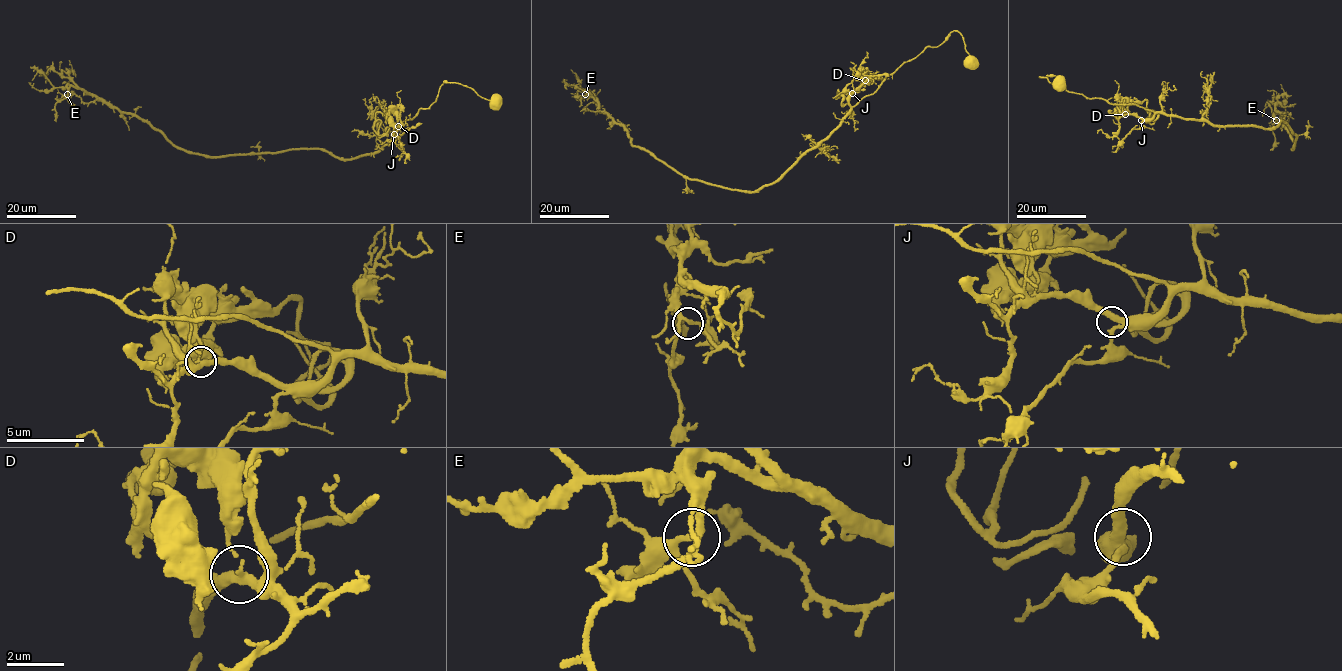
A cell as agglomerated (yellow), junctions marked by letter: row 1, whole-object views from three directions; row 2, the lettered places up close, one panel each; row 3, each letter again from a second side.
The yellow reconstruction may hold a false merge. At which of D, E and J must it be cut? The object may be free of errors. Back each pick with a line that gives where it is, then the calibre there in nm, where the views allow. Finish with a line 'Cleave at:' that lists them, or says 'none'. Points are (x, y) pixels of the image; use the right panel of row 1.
D: (1125, 114) | 240 nm
Cleave at: D

